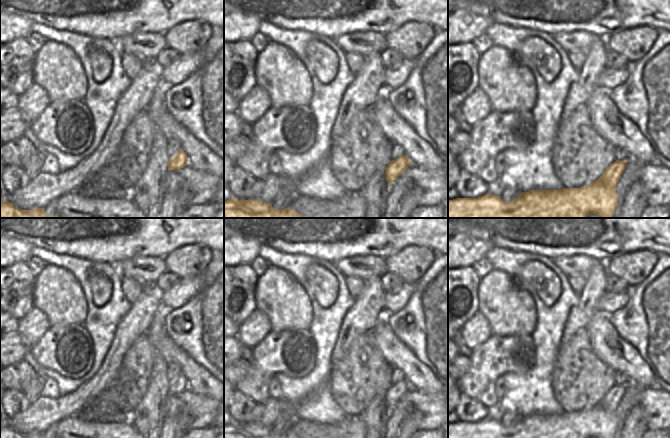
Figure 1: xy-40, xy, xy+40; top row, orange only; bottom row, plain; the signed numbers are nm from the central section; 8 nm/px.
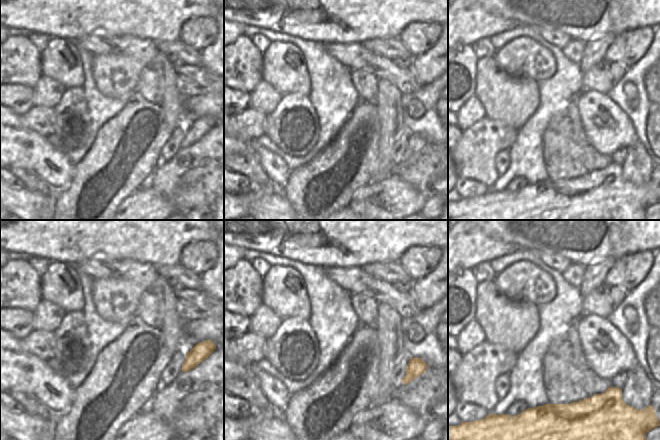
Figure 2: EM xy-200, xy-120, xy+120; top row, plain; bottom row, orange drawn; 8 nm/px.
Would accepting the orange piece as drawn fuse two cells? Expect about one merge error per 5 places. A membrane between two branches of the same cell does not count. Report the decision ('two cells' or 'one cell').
one cell

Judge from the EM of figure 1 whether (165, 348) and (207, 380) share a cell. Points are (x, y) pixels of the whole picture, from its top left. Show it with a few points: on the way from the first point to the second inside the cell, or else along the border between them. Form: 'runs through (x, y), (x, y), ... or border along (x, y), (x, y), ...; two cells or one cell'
runs through (175, 355), (197, 375); one cell

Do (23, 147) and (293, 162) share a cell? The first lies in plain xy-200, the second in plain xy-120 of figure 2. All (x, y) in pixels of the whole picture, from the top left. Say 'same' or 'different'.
different

